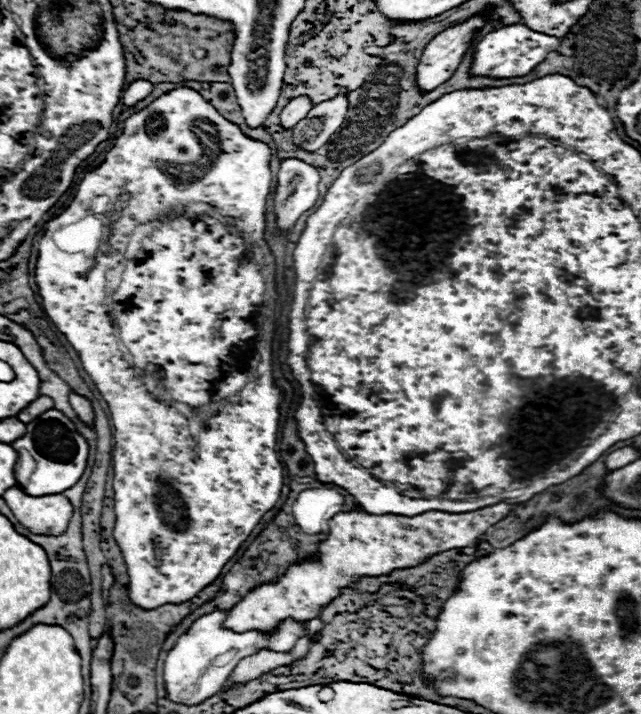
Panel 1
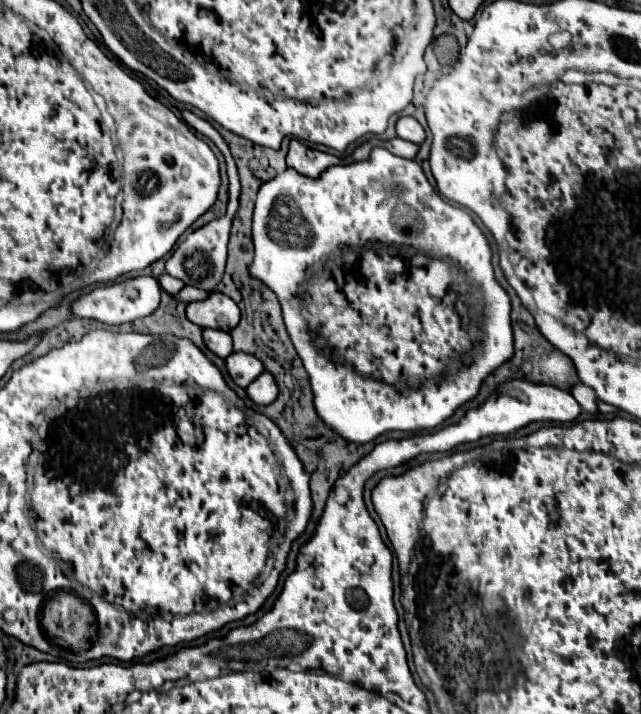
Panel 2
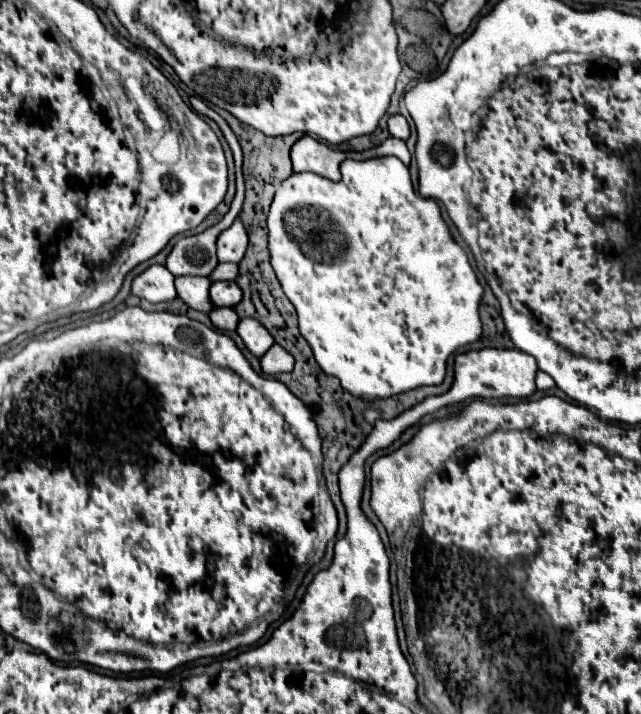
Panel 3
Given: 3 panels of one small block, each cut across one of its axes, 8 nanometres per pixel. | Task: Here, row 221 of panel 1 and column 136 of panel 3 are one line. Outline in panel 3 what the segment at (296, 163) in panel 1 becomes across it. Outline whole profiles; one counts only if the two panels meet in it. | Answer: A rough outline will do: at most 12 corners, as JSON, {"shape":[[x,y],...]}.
{"shape":[[152,264],[132,282],[148,302],[176,298],[174,276]]}

